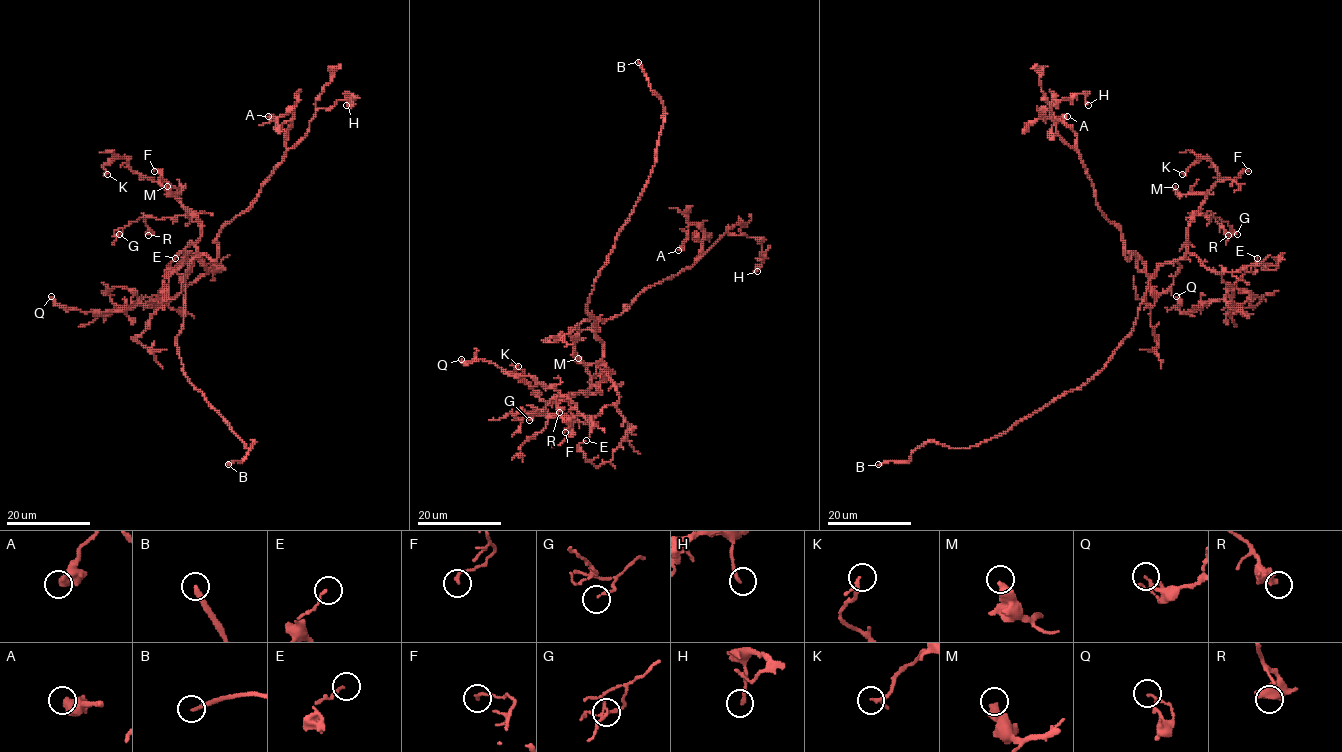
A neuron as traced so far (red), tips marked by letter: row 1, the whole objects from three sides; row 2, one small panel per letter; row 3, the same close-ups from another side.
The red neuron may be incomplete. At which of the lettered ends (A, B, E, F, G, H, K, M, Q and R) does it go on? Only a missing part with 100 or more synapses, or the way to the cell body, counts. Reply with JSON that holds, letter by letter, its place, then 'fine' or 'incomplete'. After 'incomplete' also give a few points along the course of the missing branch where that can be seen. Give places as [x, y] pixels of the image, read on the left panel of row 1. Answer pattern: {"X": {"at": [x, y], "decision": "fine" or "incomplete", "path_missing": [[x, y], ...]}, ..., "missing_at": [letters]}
{"A": {"at": [268, 116], "decision": "fine"}, "B": {"at": [228, 464], "decision": "incomplete", "path_missing": [[228, 464], [185, 469], [172, 477], [168, 485]]}, "E": {"at": [175, 258], "decision": "fine"}, "F": {"at": [154, 171], "decision": "fine"}, "G": {"at": [119, 234], "decision": "fine"}, "H": {"at": [346, 105], "decision": "fine"}, "K": {"at": [107, 174], "decision": "fine"}, "M": {"at": [167, 186], "decision": "incomplete", "path_missing": [[167, 186], [126, 172], [123, 202], [77, 238], [55, 270], [78, 258]]}, "Q": {"at": [51, 296], "decision": "fine"}, "R": {"at": [148, 235], "decision": "fine"}, "missing_at": ["B", "M"]}

